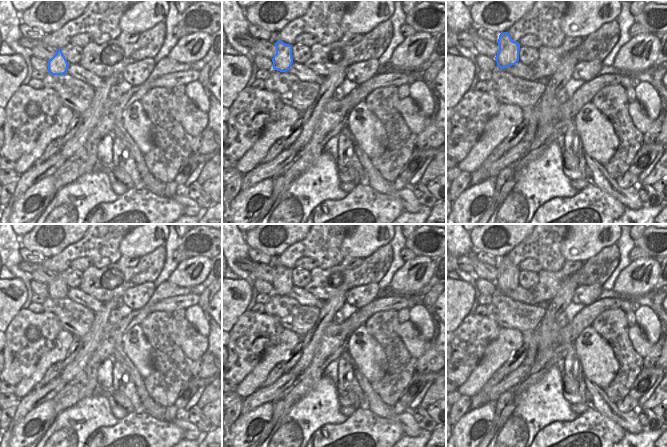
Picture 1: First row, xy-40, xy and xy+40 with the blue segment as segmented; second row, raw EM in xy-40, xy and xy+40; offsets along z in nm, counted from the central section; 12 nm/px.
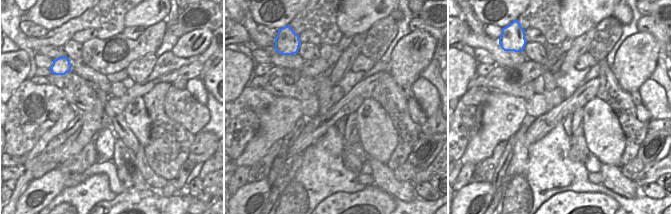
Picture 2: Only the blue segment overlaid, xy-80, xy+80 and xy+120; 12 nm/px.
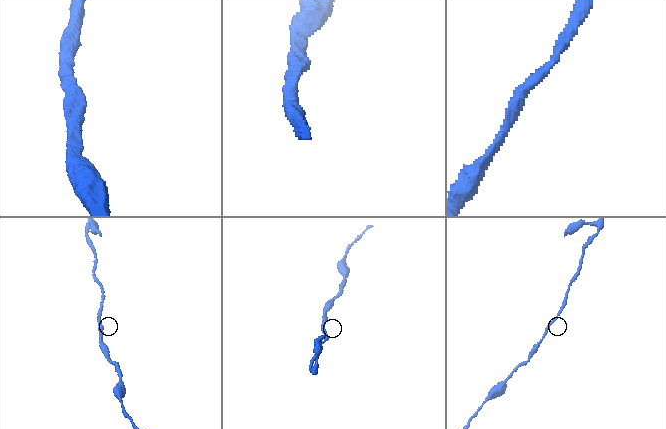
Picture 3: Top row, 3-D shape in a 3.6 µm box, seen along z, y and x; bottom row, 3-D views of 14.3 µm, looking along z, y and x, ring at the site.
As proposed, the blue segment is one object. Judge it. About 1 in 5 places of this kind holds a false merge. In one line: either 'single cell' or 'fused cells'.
single cell

